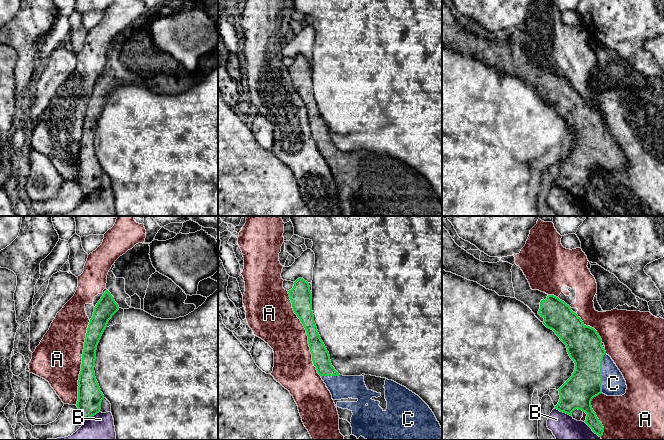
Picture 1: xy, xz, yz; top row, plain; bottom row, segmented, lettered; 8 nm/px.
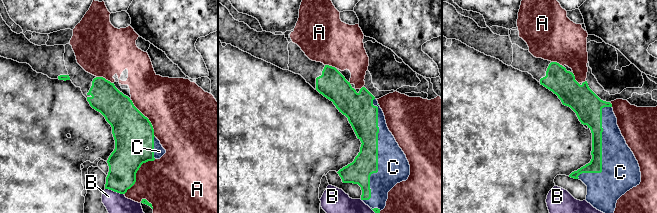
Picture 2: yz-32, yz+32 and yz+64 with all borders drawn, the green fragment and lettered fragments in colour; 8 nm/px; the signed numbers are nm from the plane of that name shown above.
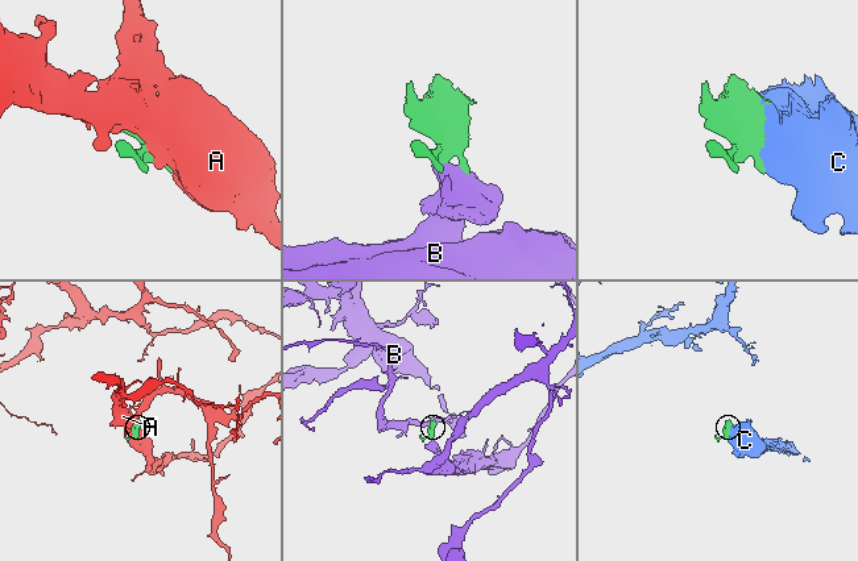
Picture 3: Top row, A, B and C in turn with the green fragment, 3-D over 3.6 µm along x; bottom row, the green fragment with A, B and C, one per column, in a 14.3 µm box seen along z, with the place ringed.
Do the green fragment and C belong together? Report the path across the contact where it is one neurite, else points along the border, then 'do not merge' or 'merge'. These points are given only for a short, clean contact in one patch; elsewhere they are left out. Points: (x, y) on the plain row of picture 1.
merge

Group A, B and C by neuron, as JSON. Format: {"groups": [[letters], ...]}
{"groups": [["A"], ["B"], ["C"]]}

